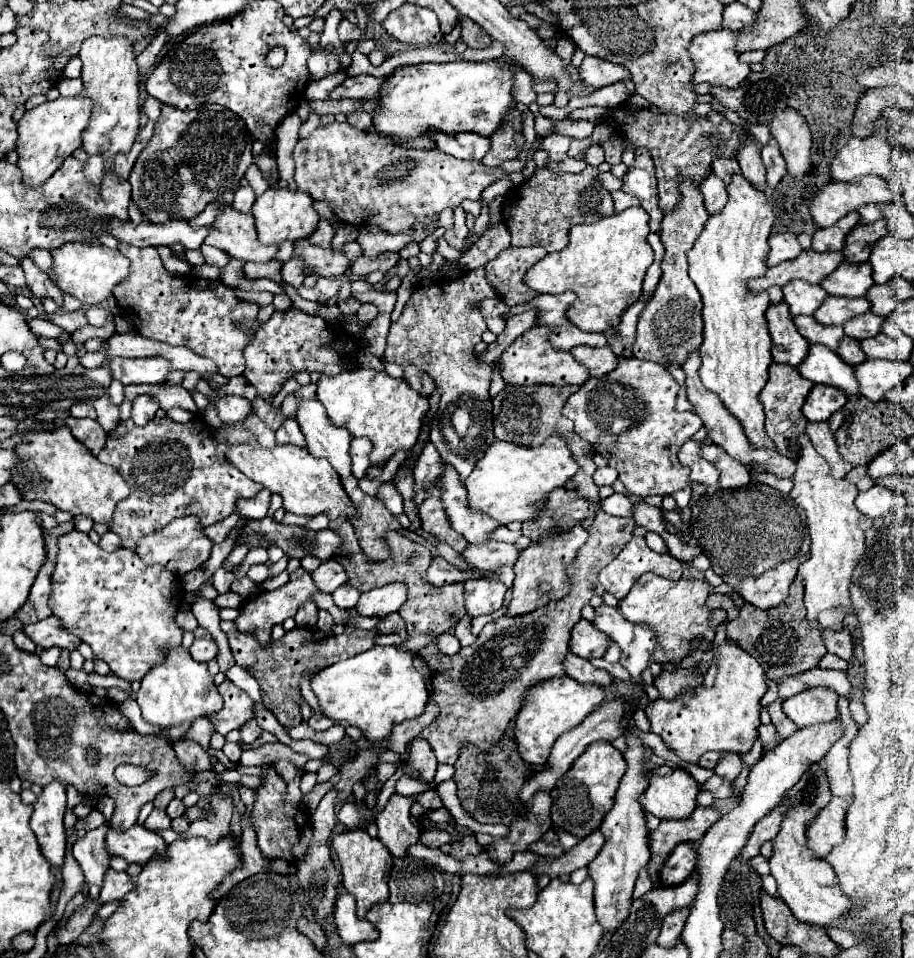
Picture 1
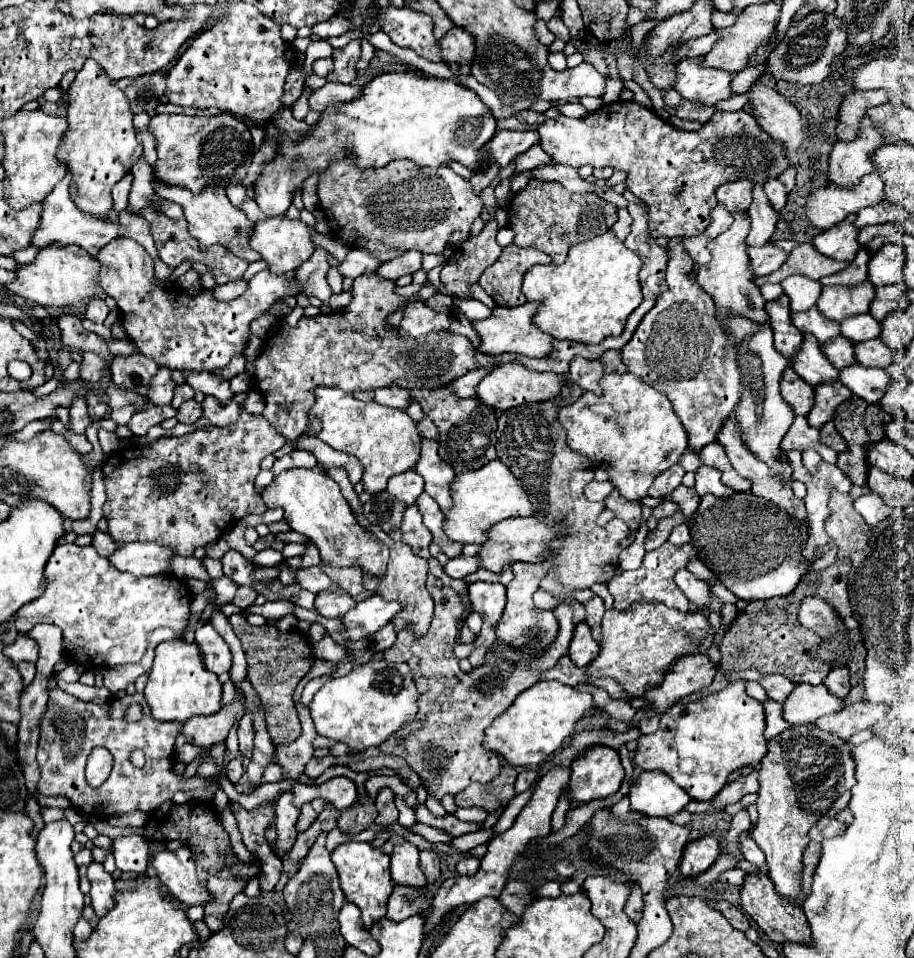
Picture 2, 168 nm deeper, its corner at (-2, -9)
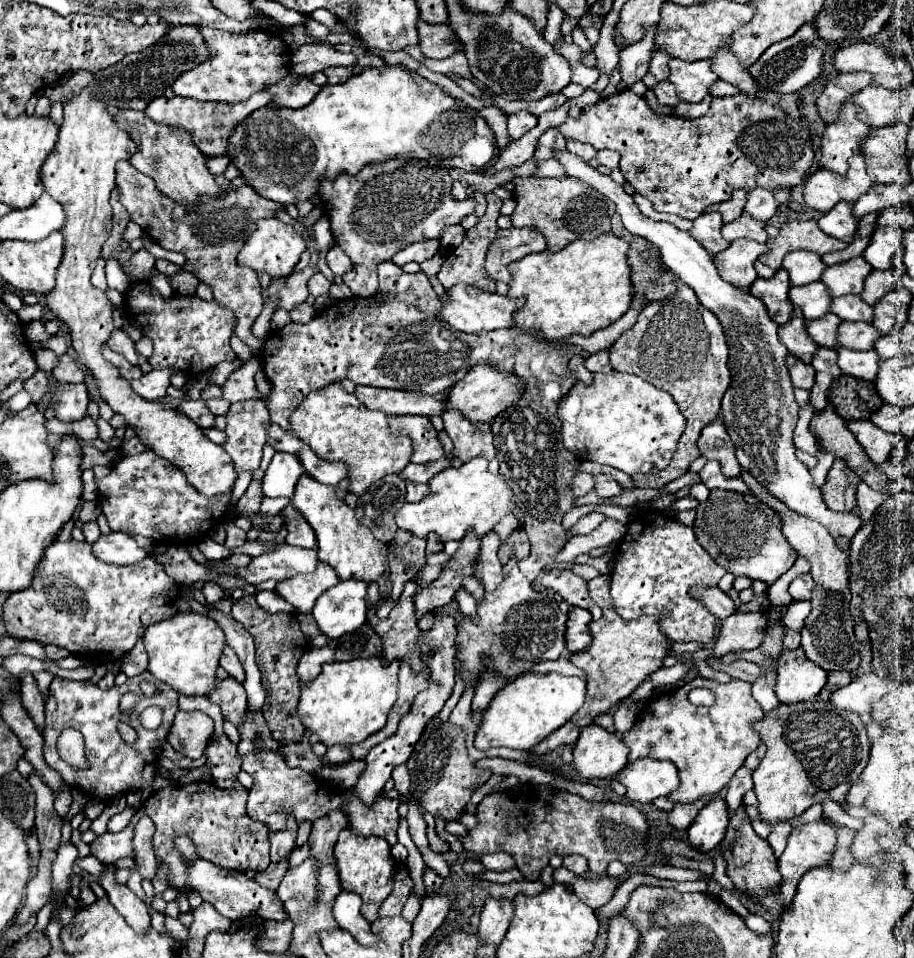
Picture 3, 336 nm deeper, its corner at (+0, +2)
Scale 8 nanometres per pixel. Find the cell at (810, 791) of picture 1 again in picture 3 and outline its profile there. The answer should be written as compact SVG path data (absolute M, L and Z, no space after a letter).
M811 700L811 702L797 702L797 704L779 704L771 714L763 716L755 724L757 734L767 744L767 754L753 772L755 794L759 798L759 812L763 822L775 824L777 820L791 820L803 814L811 804L823 802L825 798L833 798L835 802L845 804L847 790L859 780L859 774L867 766L871 742L867 738L865 722L859 714L849 710L835 710L829 702Z

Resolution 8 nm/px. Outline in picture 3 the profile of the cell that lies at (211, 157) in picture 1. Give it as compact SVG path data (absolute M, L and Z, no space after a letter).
M263 90L253 94L249 100L239 102L239 104L201 102L201 100L193 100L193 98L181 98L181 96L167 100L165 96L161 96L161 98L155 98L149 102L149 106L145 108L145 114L147 114L147 118L151 118L157 124L187 128L195 146L201 152L205 152L207 156L219 156L219 154L227 152L227 142L229 142L231 130L239 124L239 120L243 120L245 116L249 116L251 112L255 112L257 108L267 106L267 104L269 104L269 94L265 94Z

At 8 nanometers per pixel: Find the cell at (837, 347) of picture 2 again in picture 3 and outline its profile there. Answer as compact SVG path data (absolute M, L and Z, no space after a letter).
M825 314L823 318L817 318L817 320L807 320L807 332L811 336L811 340L815 344L823 344L823 346L831 346L835 348L837 346L837 326L841 324L841 320L835 316L835 314Z

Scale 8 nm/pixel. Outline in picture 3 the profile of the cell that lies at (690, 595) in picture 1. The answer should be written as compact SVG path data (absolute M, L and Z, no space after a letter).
M639 616L635 620L617 618L613 622L599 618L595 622L589 622L591 644L585 650L569 656L569 662L573 662L577 668L585 672L585 684L587 684L585 704L559 730L555 730L555 734L549 734L539 746L535 746L531 750L533 756L543 756L565 744L575 744L579 730L583 726L593 724L593 720L599 714L607 712L611 706L631 696L631 692L645 680L645 676L651 676L655 670L663 666L663 660L669 650L669 638L663 636L657 622L659 618L651 616Z

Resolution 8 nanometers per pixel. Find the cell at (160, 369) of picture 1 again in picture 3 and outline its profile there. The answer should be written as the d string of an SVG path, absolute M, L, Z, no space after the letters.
M115 328L113 332L111 332L111 336L109 336L109 340L107 340L107 346L111 348L111 350L115 350L115 352L119 352L119 354L123 354L131 364L137 364L137 352L135 352L135 344L131 342L131 338L123 332L123 330L119 330L119 328Z

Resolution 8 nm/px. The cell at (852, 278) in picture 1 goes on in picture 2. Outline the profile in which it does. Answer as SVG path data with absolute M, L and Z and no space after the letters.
M859 249L855 259L849 263L847 269L843 269L841 273L823 277L819 283L821 285L841 285L841 287L859 287L863 281L867 281L867 267L869 267L869 251L867 249Z

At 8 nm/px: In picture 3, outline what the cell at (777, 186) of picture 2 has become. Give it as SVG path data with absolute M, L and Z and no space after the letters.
M755 190L755 192L747 194L747 204L743 206L743 212L747 212L755 220L765 222L765 220L769 220L775 214L777 206L779 204L775 202L773 192L769 192L769 190Z

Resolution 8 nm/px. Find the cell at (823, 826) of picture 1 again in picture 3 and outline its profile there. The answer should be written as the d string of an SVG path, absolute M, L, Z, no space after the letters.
M823 820L819 822L813 822L813 824L805 824L805 826L799 826L799 828L793 828L791 836L789 836L789 842L787 842L787 848L785 852L781 854L781 858L777 860L777 868L781 872L781 886L771 892L769 896L763 898L763 908L767 908L773 916L781 916L781 912L791 904L795 892L797 892L797 884L799 884L799 878L811 870L811 868L817 868L817 866L827 866L831 862L831 854L833 854L833 848L835 848L835 842L837 842L837 836L835 836L835 830L831 826L827 826Z

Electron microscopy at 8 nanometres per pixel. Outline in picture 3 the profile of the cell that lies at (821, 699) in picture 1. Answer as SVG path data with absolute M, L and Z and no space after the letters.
M795 648L779 656L775 682L777 698L783 704L795 704L813 700L825 686L827 672L811 662L801 648Z

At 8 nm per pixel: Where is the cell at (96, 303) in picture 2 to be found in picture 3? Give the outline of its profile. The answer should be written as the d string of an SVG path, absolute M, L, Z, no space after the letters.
M105 258L97 260L97 266L93 270L93 278L91 278L93 286L99 290L107 290L107 282L105 282Z

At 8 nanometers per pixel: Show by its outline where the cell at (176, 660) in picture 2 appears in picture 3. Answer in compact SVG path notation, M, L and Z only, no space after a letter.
M177 612L167 620L151 624L145 632L145 648L149 654L149 672L161 682L175 688L179 694L201 694L213 690L215 670L225 648L221 626L199 612Z

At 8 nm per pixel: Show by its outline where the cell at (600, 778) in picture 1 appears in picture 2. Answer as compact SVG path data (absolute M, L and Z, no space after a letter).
M593 745L593 749L589 749L589 753L585 753L585 757L581 761L573 763L573 777L569 781L569 791L567 791L569 809L581 807L593 799L605 799L605 797L617 793L623 777L625 777L625 771L621 767L619 753L605 745Z

